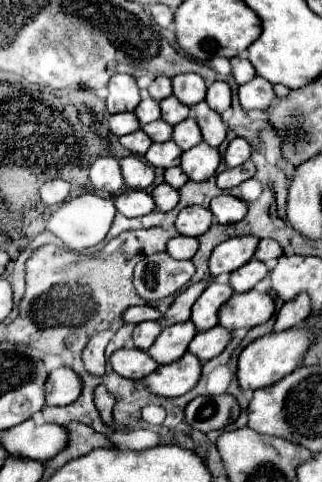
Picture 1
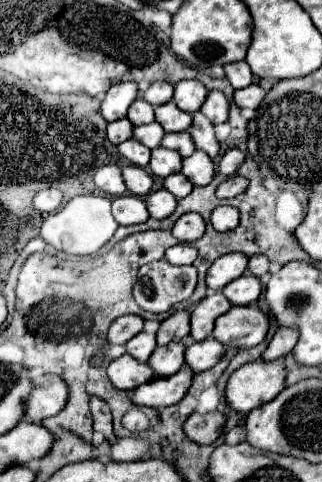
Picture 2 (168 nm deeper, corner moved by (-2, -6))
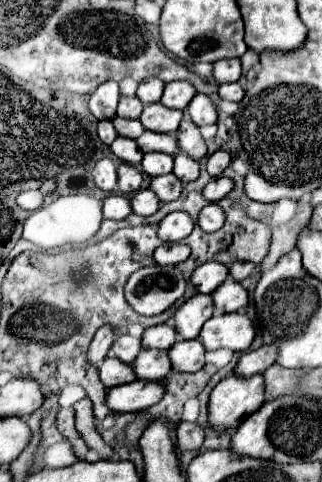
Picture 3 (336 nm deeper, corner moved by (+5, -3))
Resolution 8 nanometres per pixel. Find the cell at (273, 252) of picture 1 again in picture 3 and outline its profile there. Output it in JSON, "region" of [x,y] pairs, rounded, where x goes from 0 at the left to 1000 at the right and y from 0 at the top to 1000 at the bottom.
{"region":[[[724,544],[724,552],[711,556],[711,573],[724,581],[748,585],[748,581],[773,577],[786,568],[786,560],[792,560],[792,548],[786,544]]]}

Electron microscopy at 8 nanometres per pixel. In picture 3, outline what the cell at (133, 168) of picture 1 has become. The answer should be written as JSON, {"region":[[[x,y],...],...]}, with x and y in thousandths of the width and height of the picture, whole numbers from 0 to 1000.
{"region":[[[376,336],[370,349],[363,349],[363,365],[370,365],[370,394],[382,402],[407,402],[407,398],[425,398],[438,390],[444,365],[419,344]]]}

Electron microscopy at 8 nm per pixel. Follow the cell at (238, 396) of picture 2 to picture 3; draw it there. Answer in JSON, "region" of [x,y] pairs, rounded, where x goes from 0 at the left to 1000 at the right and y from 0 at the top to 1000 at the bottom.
{"region":[[[817,776],[693,784],[649,826],[649,880],[693,888],[736,888],[736,880],[811,846],[817,838]]]}

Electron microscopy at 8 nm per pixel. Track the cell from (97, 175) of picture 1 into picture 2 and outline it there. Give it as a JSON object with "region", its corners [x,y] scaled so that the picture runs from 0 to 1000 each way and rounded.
{"region":[[[323,342],[298,355],[292,380],[311,396],[348,409],[373,409],[391,400],[391,384],[379,371],[379,351],[366,342]]]}

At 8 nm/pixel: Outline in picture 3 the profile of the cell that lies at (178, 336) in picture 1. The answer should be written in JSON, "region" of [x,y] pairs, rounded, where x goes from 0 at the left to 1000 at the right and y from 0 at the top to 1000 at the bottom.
{"region":[[[438,726],[413,751],[413,768],[432,788],[500,793],[531,772],[531,747],[525,747],[519,730]]]}

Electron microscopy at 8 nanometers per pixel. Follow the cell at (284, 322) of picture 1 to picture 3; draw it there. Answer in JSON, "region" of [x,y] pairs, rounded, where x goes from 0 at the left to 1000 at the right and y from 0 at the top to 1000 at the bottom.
{"region":[[[811,718],[786,730],[761,730],[742,743],[730,776],[742,780],[786,780],[823,772],[860,747],[860,718]]]}

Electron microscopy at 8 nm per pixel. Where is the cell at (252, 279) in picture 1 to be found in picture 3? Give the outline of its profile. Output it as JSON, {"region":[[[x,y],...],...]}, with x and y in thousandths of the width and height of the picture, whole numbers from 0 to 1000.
{"region":[[[699,581],[661,610],[661,627],[674,647],[736,647],[767,635],[773,610],[736,581]]]}

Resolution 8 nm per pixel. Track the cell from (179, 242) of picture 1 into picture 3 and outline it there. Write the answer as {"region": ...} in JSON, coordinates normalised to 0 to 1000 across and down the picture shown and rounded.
{"region":[[[525,502],[481,519],[481,544],[488,548],[556,548],[587,535],[587,510],[562,502]]]}

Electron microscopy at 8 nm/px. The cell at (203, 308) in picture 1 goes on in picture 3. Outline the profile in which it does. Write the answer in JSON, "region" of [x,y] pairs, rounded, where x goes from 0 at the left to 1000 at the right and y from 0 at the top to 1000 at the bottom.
{"region":[[[606,610],[543,647],[537,676],[575,705],[612,701],[637,664],[649,664],[661,647],[668,647],[661,618],[649,610]]]}

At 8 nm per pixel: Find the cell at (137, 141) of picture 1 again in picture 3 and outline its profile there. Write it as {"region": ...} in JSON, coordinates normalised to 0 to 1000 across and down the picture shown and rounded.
{"region":[[[363,286],[351,299],[345,299],[345,311],[351,311],[351,320],[370,328],[370,332],[382,332],[382,336],[394,336],[394,340],[432,340],[438,336],[438,328],[444,328],[444,315],[432,311],[432,303],[425,303],[425,295],[419,290],[407,290],[407,286]]]}

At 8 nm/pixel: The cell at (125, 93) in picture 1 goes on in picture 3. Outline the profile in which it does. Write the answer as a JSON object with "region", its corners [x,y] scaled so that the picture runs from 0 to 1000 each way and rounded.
{"region":[[[332,166],[283,195],[276,228],[301,249],[326,249],[326,245],[351,249],[363,212],[370,212],[370,174],[357,166]]]}

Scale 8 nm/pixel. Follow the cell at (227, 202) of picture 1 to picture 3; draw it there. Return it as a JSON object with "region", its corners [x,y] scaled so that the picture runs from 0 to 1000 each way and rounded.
{"region":[[[643,423],[624,444],[618,444],[618,456],[612,465],[624,469],[624,477],[637,481],[668,481],[680,477],[693,465],[699,465],[699,440],[680,423]]]}

